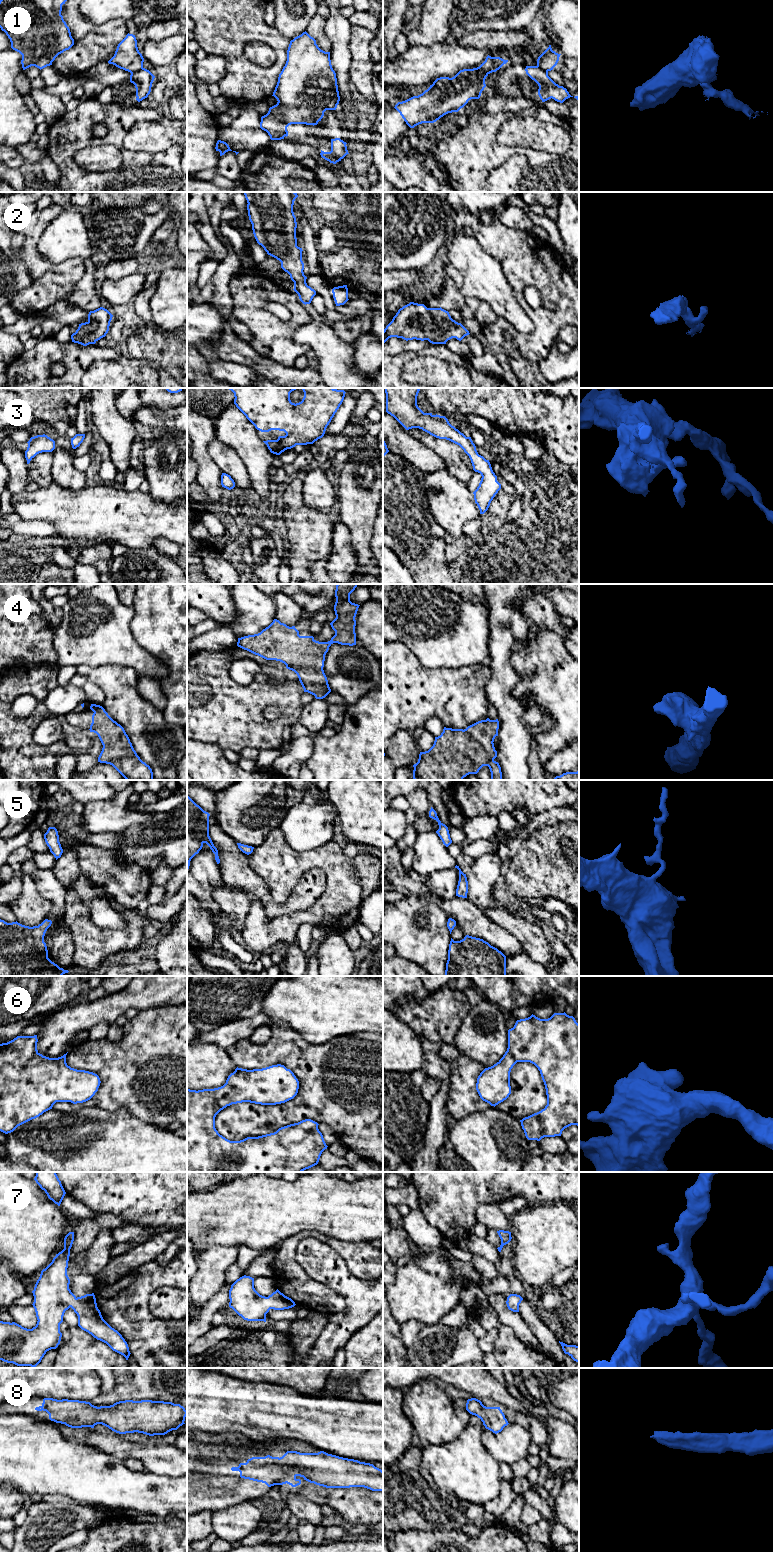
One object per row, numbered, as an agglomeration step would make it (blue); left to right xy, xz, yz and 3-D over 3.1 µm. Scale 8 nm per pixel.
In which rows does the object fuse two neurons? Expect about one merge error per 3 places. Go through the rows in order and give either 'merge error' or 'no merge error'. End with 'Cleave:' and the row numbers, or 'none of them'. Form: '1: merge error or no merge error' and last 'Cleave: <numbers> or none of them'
1: merge error
2: no merge error
3: no merge error
4: no merge error
5: no merge error
6: no merge error
7: no merge error
8: no merge error
Cleave: 1

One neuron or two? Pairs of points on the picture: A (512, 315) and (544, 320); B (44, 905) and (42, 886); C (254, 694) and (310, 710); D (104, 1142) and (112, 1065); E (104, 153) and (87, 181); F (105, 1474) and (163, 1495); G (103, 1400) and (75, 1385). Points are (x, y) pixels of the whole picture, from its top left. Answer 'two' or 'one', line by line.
A: two
B: two
C: two
D: two
E: two
F: one
G: two

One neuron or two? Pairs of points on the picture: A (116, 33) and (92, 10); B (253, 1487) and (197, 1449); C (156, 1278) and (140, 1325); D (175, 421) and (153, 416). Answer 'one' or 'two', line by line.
A: two
B: one
C: one
D: one

